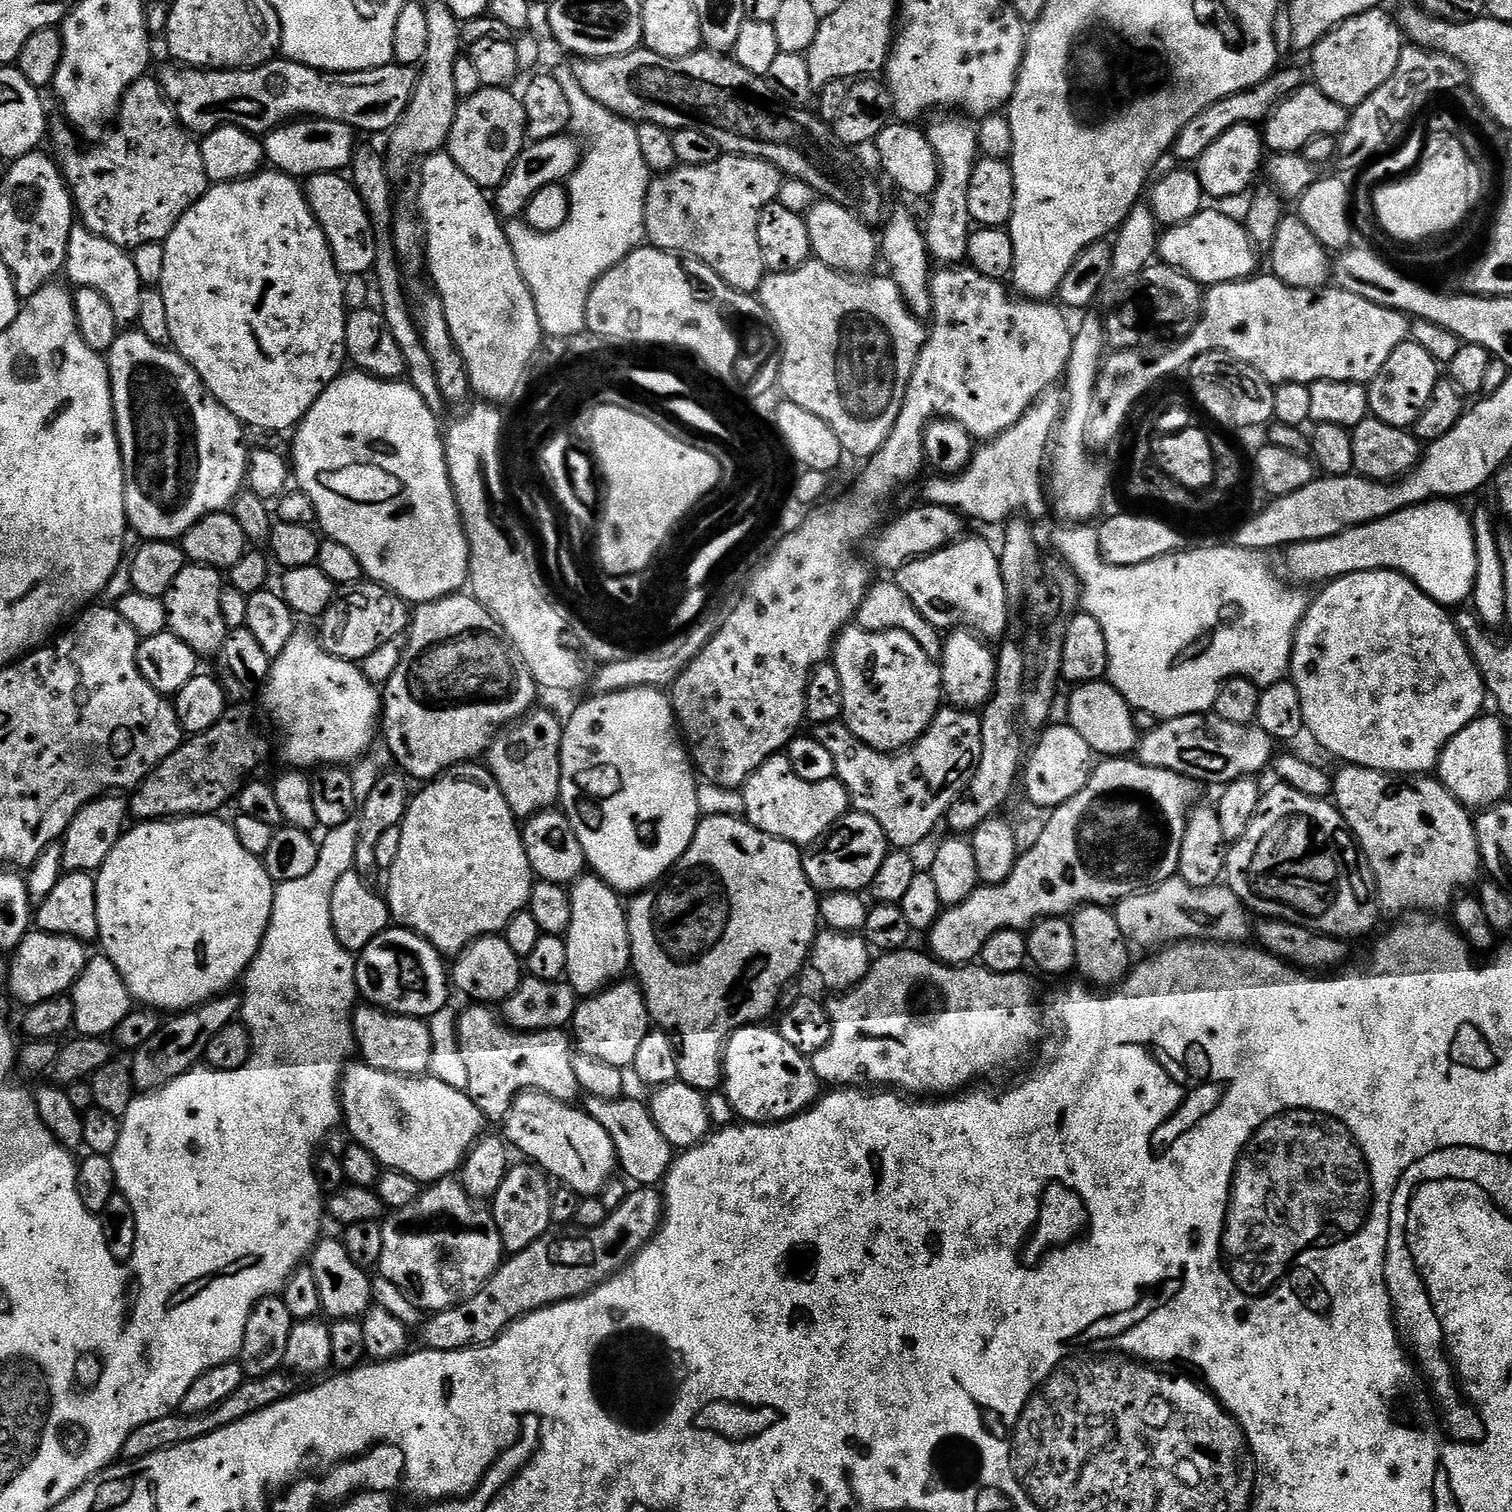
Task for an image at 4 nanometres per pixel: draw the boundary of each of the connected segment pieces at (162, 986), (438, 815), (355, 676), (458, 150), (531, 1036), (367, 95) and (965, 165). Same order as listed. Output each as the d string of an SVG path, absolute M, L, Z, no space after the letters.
M219 815L211 816L181 816L170 820L149 820L137 823L137 828L129 827L121 836L120 841L110 850L110 858L100 867L96 877L96 897L98 898L98 926L100 927L99 947L102 946L103 955L122 974L122 982L130 990L133 1001L139 1002L143 1007L151 1008L161 1014L179 1014L189 1008L198 1008L223 996L229 990L241 983L245 972L252 964L252 959L258 954L262 946L262 938L270 926L270 914L274 906L275 887L270 874L264 868L264 861L259 856L250 854L250 850L242 847L238 842L238 834L231 823L219 820Z
M469 762L467 764L455 764L449 768L443 776L437 776L435 780L425 783L420 793L413 795L408 802L408 809L404 815L404 820L399 826L402 834L402 842L398 845L398 858L394 858L394 866L387 869L388 892L386 899L388 901L388 911L391 919L399 927L408 928L412 932L418 933L423 940L428 940L437 948L441 956L445 958L455 958L461 952L466 951L479 936L494 936L503 933L504 928L512 919L525 911L528 907L528 899L532 893L534 877L532 867L526 858L526 846L522 835L521 825L518 823L518 817L510 810L510 802L498 790L498 782L493 778L492 773L487 767L479 763Z
M297 630L290 638L290 642L286 642L286 650L282 650L282 654L274 657L272 668L268 672L268 679L262 685L264 691L264 708L272 715L272 720L285 732L284 745L279 745L278 752L284 755L284 760L289 769L292 770L316 770L321 766L348 766L360 759L373 747L374 741L372 739L378 736L378 725L382 720L382 692L377 685L372 684L364 676L364 669L359 663L343 660L337 656L332 656L323 644L320 643L317 633L304 632L304 630Z
M481 87L479 92L475 92L473 96L465 96L457 103L454 126L448 135L446 151L454 158L458 170L462 170L462 174L466 174L466 178L470 178L480 188L495 190L507 178L518 154L526 147L527 140L528 123L523 99L517 93L515 96L508 88Z
M468 1006L456 1024L456 1044L464 1067L462 1078L468 1083L468 1096L485 1121L507 1120L512 1101L521 1092L544 1092L565 1102L575 1101L581 1091L574 1074L574 1044L569 1033L517 1032L492 1012L495 1011L488 1006Z
M273 58L266 64L259 64L256 68L209 70L187 66L171 67L164 68L158 73L160 87L164 89L164 97L176 111L180 123L193 134L207 134L222 126L238 126L253 134L267 134L273 128L279 128L281 124L301 118L342 122L349 124L357 133L388 134L396 127L402 114L406 114L406 108L410 106L410 98L416 89L418 75L415 67L395 62L361 72L319 72L316 68L302 66L298 62L283 58Z
M944 114L936 119L931 121L932 125L927 125L926 131L930 146L934 146L936 151L936 161L940 164L940 181L931 194L932 205L928 208L928 221L923 221L922 231L929 257L935 263L937 260L937 265L960 266L967 261L968 239L974 231L970 214L970 178L976 169L980 151L977 125L963 114Z

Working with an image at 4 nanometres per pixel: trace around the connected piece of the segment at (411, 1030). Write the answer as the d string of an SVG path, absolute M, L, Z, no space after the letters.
M357 1007L352 1013L352 1035L359 1059L371 1068L399 1076L425 1075L432 1064L432 1032L424 1024L423 1019L394 1016L383 1008Z

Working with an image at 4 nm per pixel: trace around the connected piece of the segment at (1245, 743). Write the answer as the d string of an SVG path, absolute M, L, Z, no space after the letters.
M1210 711L1159 721L1156 728L1141 735L1138 759L1151 768L1182 774L1200 786L1223 786L1236 780L1259 777L1259 772L1273 763L1272 748L1274 742L1266 730L1259 726L1226 722L1226 718L1218 718L1215 711Z

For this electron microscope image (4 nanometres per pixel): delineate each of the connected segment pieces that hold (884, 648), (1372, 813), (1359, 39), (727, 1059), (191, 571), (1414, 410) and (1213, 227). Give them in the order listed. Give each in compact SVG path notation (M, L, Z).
M849 626L837 637L836 646L830 660L836 666L836 673L842 686L842 698L844 699L843 723L847 724L848 731L853 732L863 744L876 748L879 752L891 754L905 748L911 748L923 736L925 730L930 726L930 722L942 707L942 689L944 683L940 677L940 664L930 659L926 654L926 650L922 650L922 646L918 646L918 642L914 642L914 638L910 638L910 634L905 632L867 632L861 628Z
M1355 766L1341 769L1340 773L1335 773L1332 796L1352 835L1356 837L1372 874L1381 909L1388 913L1408 912L1411 908L1417 908L1420 914L1440 914L1443 908L1444 911L1451 909L1454 897L1471 889L1468 887L1472 883L1475 885L1482 876L1476 826L1469 809L1458 803L1436 778L1393 776Z
M1383 7L1371 8L1342 22L1310 50L1315 87L1320 88L1326 98L1338 102L1338 106L1356 108L1366 102L1378 86L1390 82L1394 70L1398 70L1400 55L1406 47L1406 33L1399 19L1384 11Z
M768 1026L740 1028L728 1039L728 1045L724 1047L722 1091L741 1121L749 1124L780 1124L807 1112L820 1099L822 1082L814 1074L809 1057L798 1054L798 1050L794 1050L794 1046L790 1046L790 1042L786 1042L775 1027L764 1027Z
M189 563L178 574L178 578L174 578L170 590L162 598L168 615L167 631L182 638L182 642L186 642L186 646L190 646L190 650L194 650L200 658L212 656L215 652L216 655L223 653L230 631L222 618L221 587L222 576L217 569Z
M1411 342L1400 344L1398 350L1386 358L1386 366L1382 366L1382 370L1378 370L1378 374L1367 385L1368 411L1391 427L1411 429L1422 410L1426 410L1426 402L1430 402L1430 394L1434 394L1434 386L1441 376L1436 360L1430 358L1422 346Z
M1201 210L1190 222L1169 228L1159 237L1158 256L1171 268L1185 272L1201 286L1232 284L1257 275L1256 255L1258 249L1248 236L1248 230L1239 219L1224 212Z

